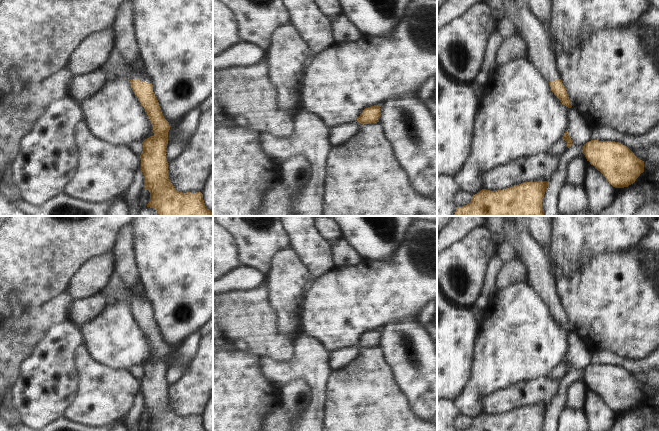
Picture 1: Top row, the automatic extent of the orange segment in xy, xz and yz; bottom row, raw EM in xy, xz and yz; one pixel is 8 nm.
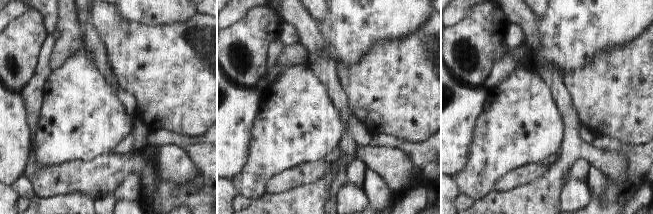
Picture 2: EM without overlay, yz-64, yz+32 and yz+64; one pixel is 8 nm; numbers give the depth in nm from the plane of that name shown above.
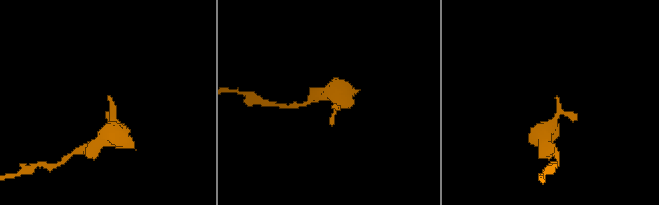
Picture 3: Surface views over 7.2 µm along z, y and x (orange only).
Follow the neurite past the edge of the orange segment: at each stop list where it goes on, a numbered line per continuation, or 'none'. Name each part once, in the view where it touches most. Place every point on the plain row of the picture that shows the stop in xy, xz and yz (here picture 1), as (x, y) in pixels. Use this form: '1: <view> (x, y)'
1: xy (140, 297)

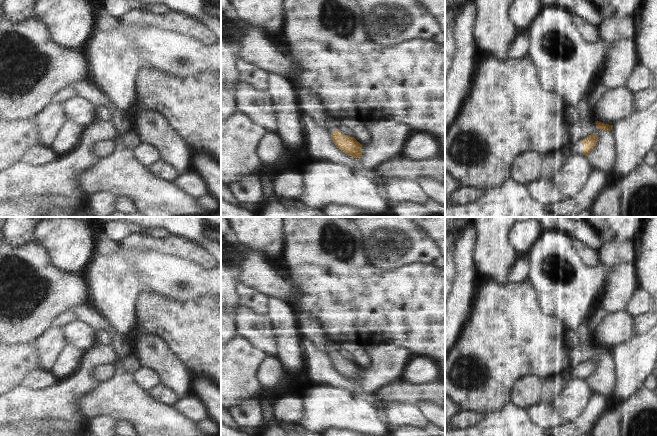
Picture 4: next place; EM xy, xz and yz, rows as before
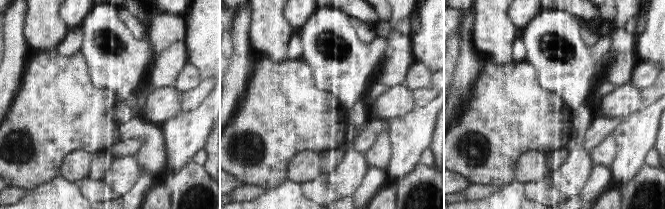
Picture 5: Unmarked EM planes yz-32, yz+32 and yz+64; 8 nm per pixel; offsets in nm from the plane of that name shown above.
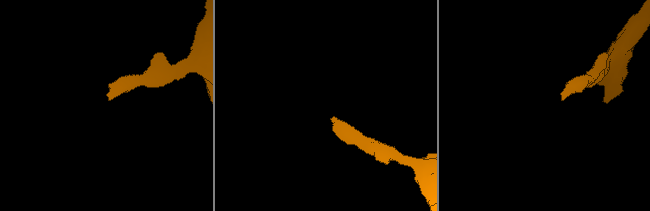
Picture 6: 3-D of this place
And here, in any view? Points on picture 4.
1: yz (570, 373)

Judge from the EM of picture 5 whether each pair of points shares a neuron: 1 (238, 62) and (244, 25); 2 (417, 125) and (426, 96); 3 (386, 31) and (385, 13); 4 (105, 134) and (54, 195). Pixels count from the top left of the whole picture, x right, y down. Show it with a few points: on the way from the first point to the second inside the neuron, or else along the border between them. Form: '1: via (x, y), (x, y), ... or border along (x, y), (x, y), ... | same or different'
1: via (241, 53), (241, 34) | same
2: border along (433, 99), (418, 108) | different
3: border along (391, 18), (379, 20) | different
4: border along (60, 175), (39, 186) | different

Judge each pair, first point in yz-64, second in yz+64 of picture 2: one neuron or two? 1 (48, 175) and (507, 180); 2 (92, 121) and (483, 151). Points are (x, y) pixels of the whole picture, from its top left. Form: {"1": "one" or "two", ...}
{"1": "one", "2": "one"}

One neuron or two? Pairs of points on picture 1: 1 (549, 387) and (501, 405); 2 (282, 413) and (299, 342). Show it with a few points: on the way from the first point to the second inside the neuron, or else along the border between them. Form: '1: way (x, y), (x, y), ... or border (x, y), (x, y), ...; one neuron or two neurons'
1: way (537, 391), (529, 393), (524, 398), (513, 398); one neuron
2: border (282, 385), (302, 378), (311, 392); two neurons

